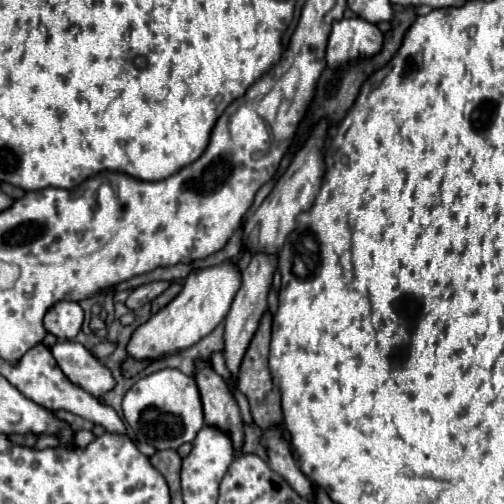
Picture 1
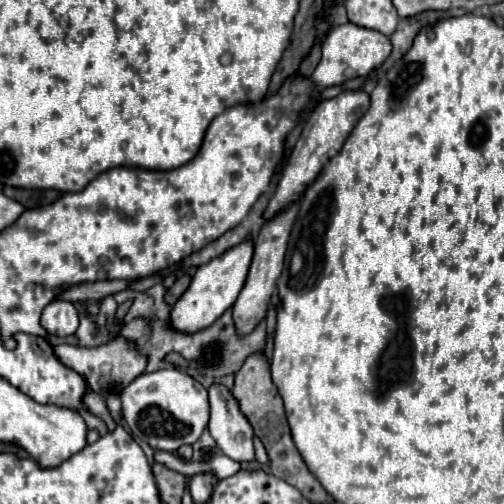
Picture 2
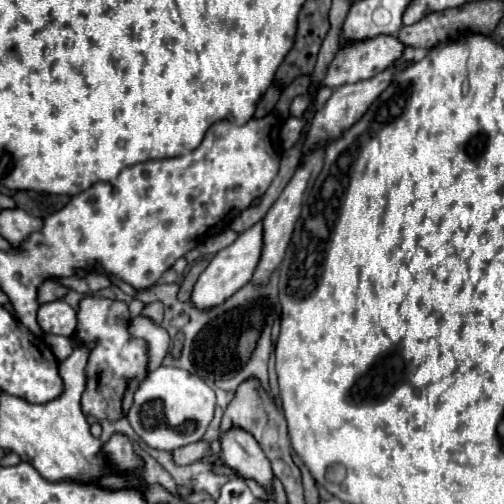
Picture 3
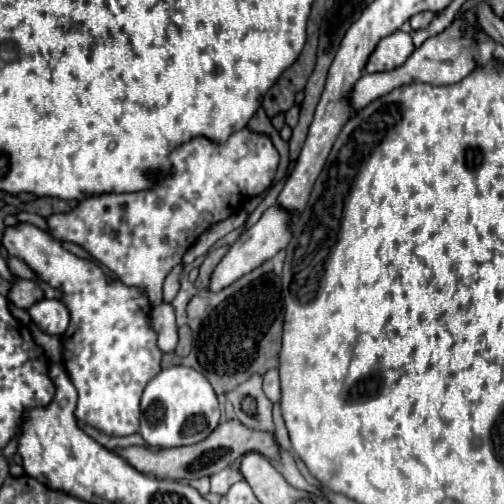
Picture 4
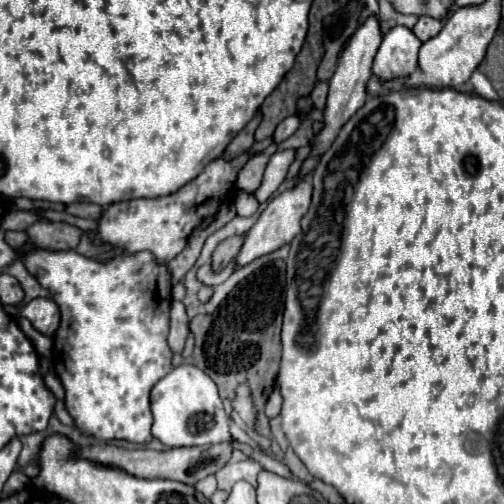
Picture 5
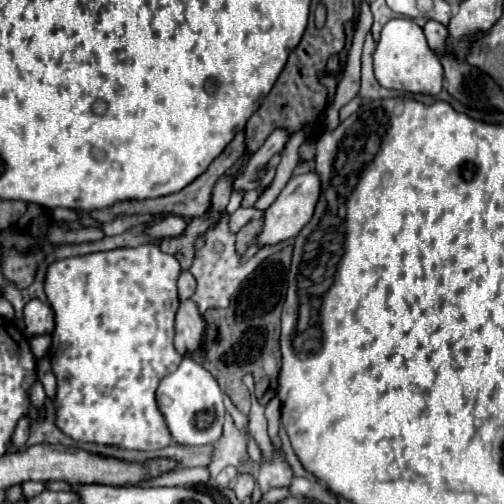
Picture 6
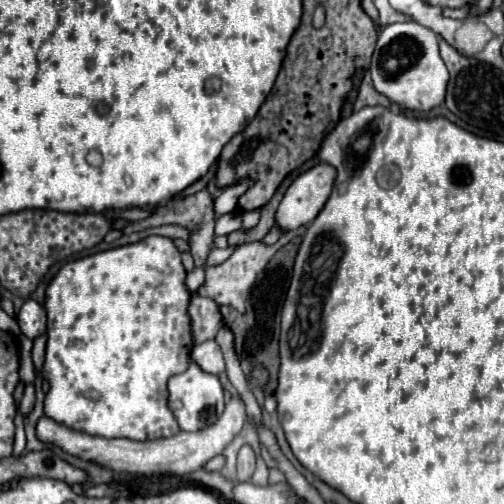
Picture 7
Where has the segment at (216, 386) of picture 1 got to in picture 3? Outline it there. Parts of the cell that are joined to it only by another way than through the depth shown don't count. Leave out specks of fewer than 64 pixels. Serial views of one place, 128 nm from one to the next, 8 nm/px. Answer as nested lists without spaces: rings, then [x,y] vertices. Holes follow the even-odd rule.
[[[228,430],[222,440],[222,458],[244,480],[256,480],[264,490],[274,490],[270,462],[258,442],[244,430]]]

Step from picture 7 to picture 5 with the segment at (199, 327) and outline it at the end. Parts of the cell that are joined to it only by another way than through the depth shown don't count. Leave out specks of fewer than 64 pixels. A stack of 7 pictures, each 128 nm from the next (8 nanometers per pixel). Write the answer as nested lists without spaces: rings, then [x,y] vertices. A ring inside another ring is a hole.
[[[172,300],[172,306],[170,306],[170,334],[168,334],[168,344],[170,344],[172,352],[180,354],[184,350],[188,332],[190,332],[190,328],[188,328],[186,308],[184,308],[182,302]]]

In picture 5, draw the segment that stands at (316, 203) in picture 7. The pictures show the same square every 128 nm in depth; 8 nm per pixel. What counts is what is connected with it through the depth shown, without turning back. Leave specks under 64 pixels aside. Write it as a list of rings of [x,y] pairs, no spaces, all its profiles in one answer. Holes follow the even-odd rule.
[[[300,180],[298,184],[294,184],[292,188],[276,194],[266,210],[260,214],[260,218],[256,220],[256,224],[248,230],[246,234],[246,240],[244,240],[244,246],[240,250],[240,254],[236,256],[236,264],[238,266],[246,266],[250,264],[252,260],[264,256],[264,254],[270,254],[274,250],[278,250],[280,246],[288,244],[298,232],[300,232],[300,220],[304,218],[304,214],[308,212],[308,206],[310,206],[310,198],[312,198],[312,184],[308,180]]]

